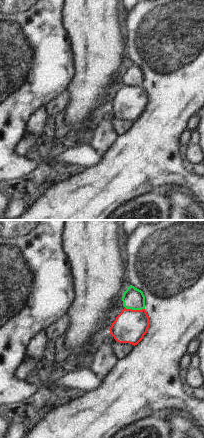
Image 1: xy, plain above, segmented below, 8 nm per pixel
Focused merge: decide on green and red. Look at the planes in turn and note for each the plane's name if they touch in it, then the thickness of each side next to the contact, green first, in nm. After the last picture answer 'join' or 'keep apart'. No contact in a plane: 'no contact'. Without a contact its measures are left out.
xy | 170/260 nm

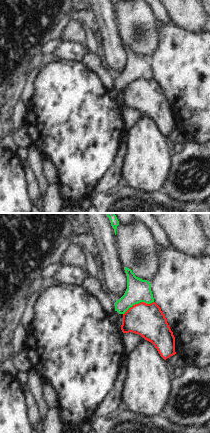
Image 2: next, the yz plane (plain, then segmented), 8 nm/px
yz | 190/280 nm

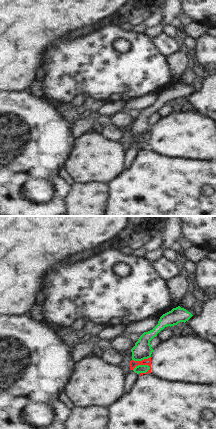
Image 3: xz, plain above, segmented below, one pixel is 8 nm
xz | 70/60 nm

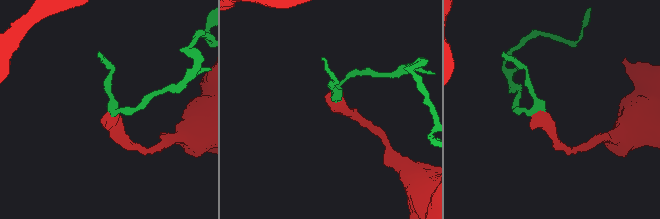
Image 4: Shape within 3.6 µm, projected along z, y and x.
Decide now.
keep apart

